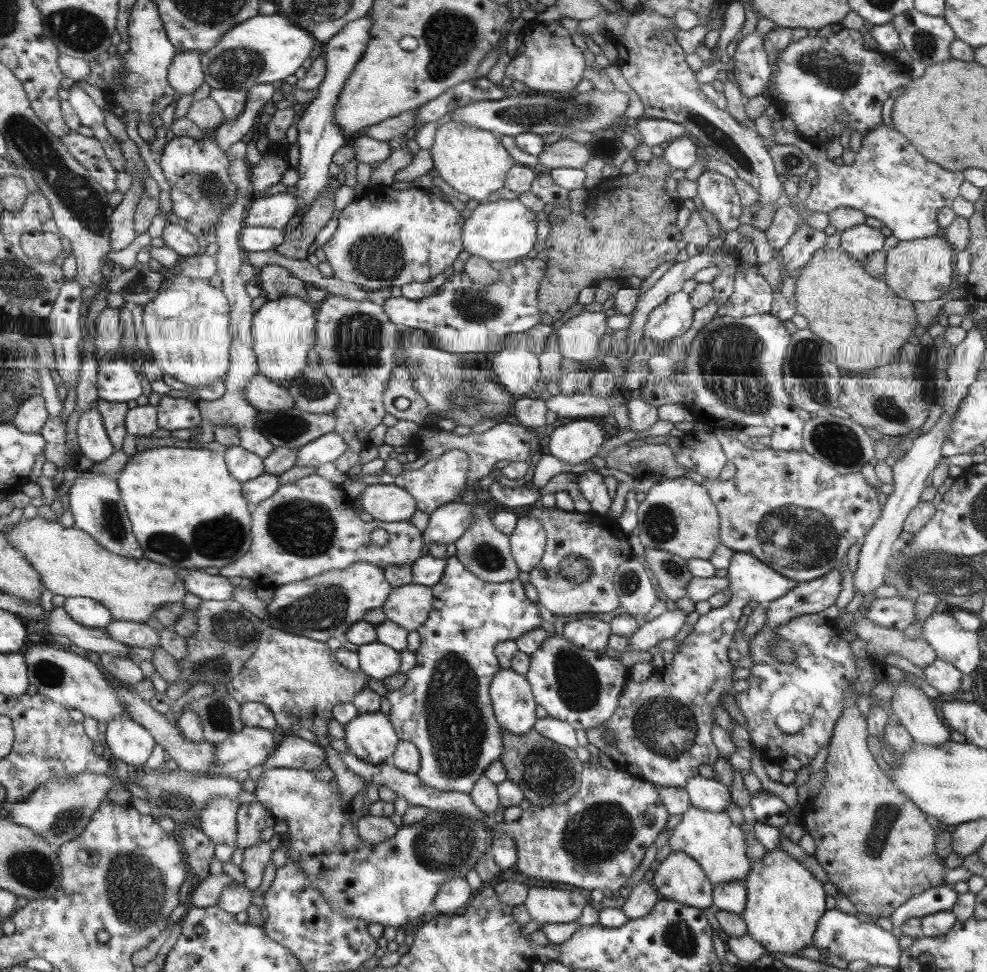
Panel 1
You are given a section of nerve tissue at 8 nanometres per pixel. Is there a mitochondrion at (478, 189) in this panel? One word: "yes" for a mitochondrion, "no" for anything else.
no

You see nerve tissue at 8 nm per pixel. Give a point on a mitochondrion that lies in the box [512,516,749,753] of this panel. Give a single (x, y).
(577, 682)

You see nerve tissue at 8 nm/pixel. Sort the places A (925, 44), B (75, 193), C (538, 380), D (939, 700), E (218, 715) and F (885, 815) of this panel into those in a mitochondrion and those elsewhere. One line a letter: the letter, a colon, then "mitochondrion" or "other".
A: mitochondrion
B: mitochondrion
C: other
D: other
E: mitochondrion
F: mitochondrion

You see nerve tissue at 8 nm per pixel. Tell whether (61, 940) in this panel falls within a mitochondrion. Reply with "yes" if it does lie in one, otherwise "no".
no

